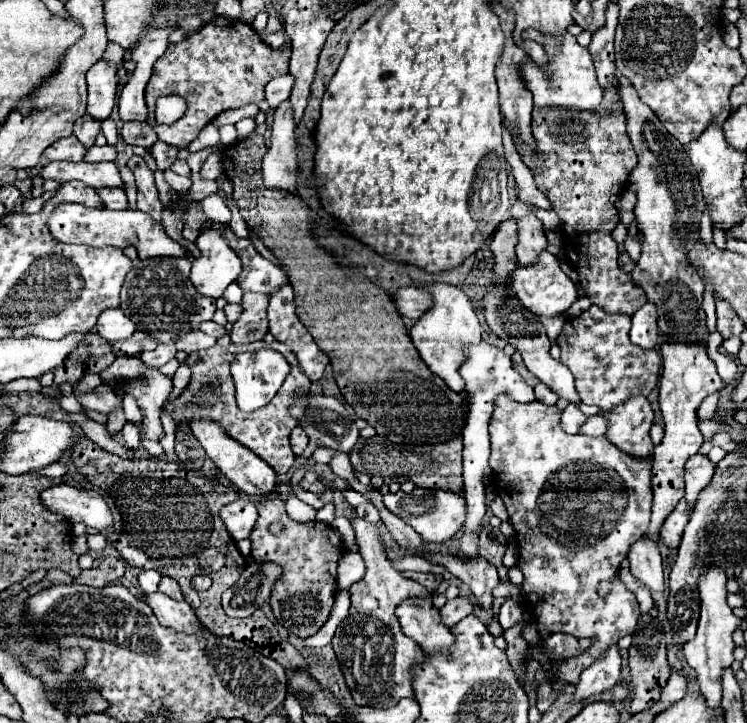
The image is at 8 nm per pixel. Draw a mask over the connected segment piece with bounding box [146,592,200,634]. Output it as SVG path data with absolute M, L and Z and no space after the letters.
M154 592L154 594L146 596L146 604L154 610L154 614L162 626L168 626L168 628L174 628L180 632L190 632L190 634L200 630L196 614L188 606L186 600L176 602L172 598L168 598L166 594Z

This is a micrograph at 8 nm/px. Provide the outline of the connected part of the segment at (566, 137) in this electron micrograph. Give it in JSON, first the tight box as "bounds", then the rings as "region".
{"bounds":[516,102,646,316],"region":[[[616,102],[616,110],[612,114],[534,108],[532,134],[538,144],[536,158],[528,146],[520,146],[520,142],[516,142],[516,148],[524,164],[532,170],[536,186],[552,202],[562,220],[564,248],[578,270],[586,296],[592,304],[608,312],[632,316],[646,302],[644,290],[632,282],[630,274],[618,268],[618,244],[612,238],[612,230],[620,222],[614,204],[620,190],[626,188],[628,174],[638,164],[634,146],[626,132],[626,116],[622,114],[620,102]]]}

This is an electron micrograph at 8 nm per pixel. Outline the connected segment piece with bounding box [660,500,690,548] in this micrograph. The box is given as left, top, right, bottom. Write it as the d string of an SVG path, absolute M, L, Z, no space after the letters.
M680 500L678 506L674 508L674 512L666 518L662 530L660 530L660 538L664 540L664 544L668 548L678 548L680 544L680 538L684 534L684 526L686 526L686 520L688 520L688 502Z

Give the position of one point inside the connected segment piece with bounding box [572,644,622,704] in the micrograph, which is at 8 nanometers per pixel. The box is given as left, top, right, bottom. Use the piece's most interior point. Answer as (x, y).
(605, 672)

